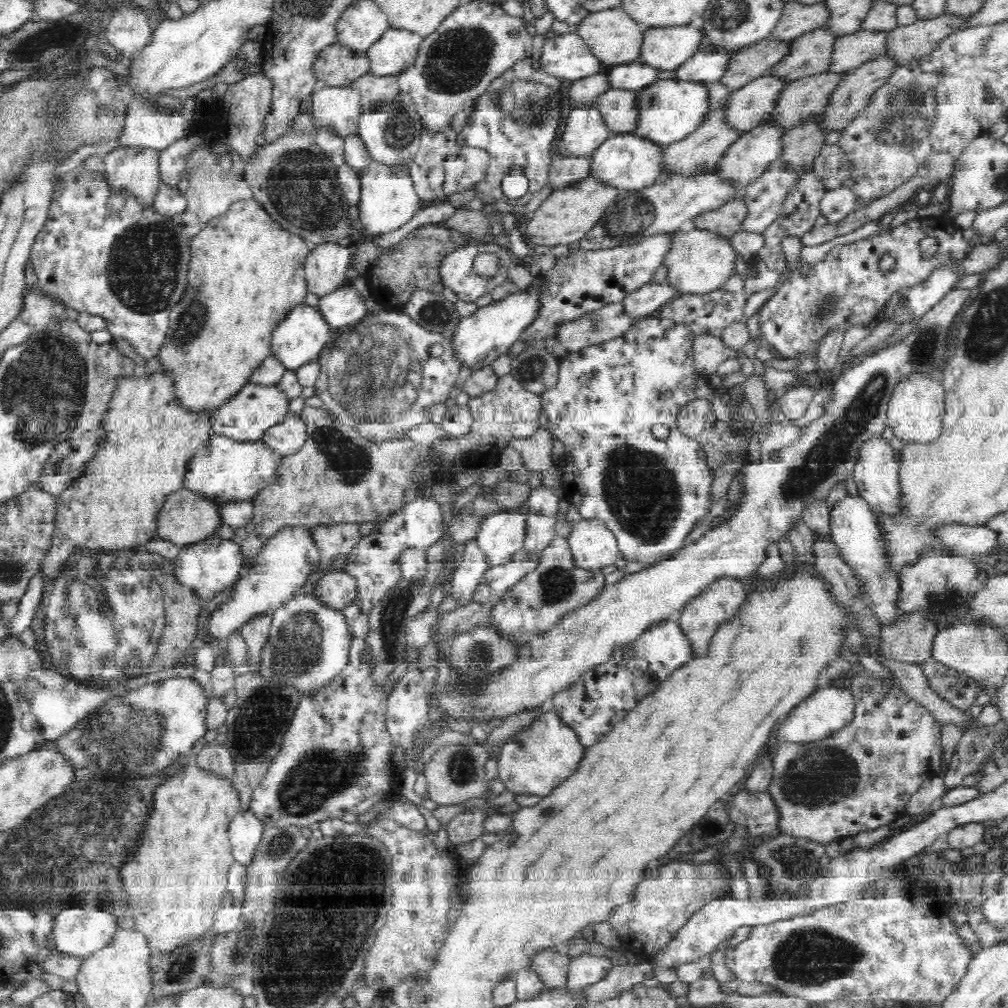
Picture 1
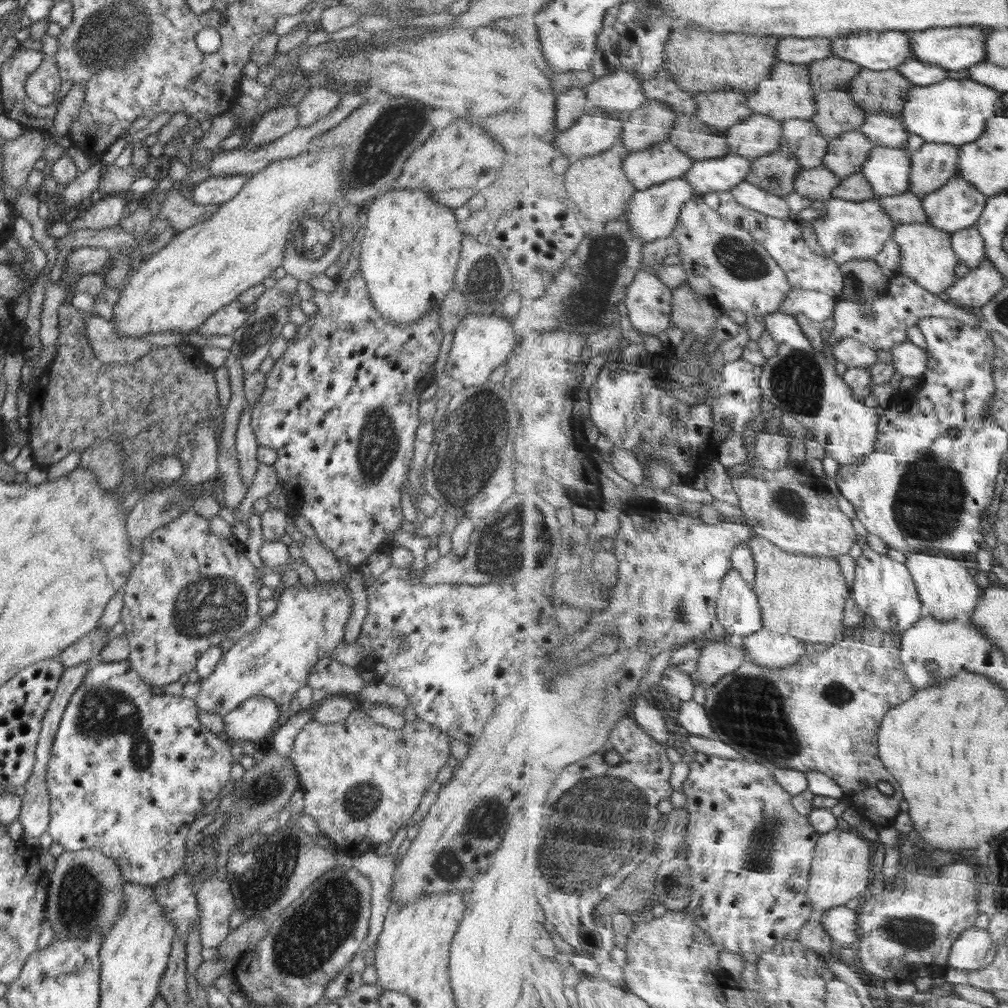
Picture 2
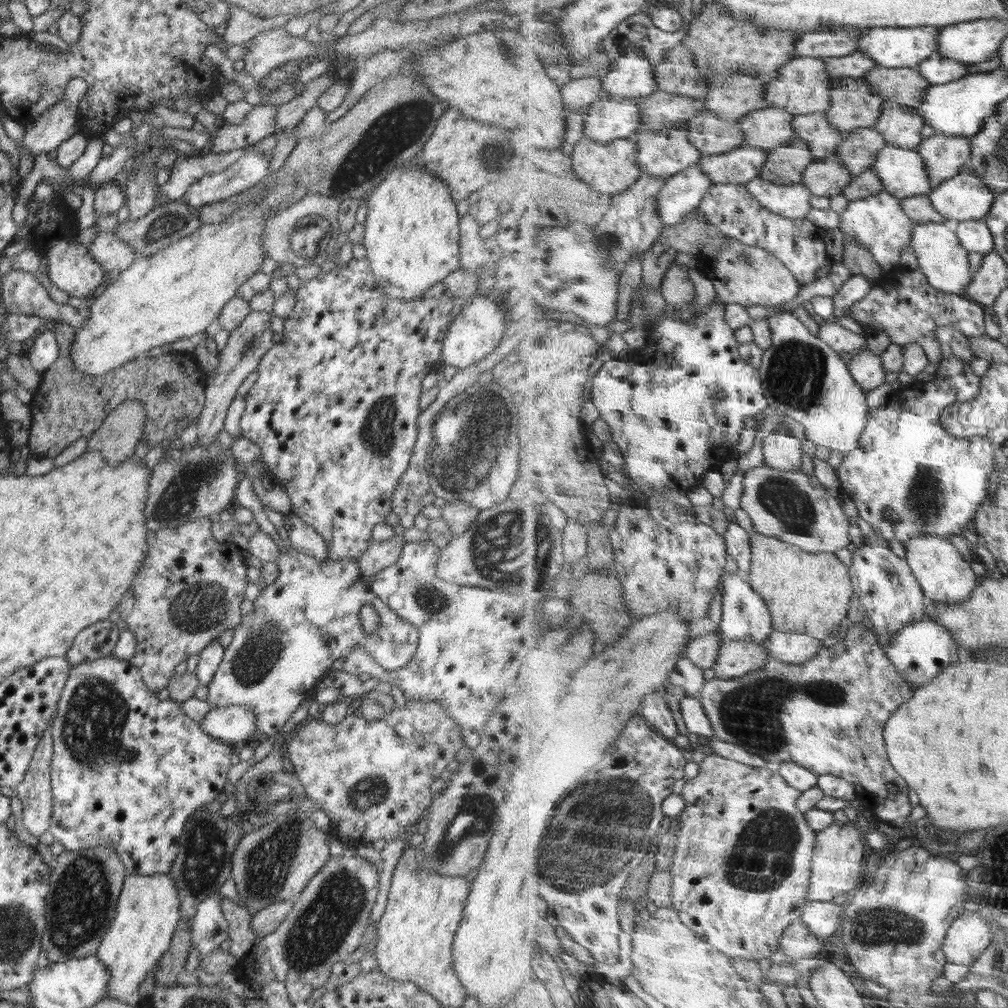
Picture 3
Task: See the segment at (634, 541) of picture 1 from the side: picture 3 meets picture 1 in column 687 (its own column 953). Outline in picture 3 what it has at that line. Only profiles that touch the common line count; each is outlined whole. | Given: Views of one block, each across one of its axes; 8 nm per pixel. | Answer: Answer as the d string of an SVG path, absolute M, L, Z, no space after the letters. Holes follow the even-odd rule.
M942 326L938 327L938 342L940 342L943 351L942 362L940 362L939 372L936 374L933 381L926 382L926 390L914 390L911 388L906 391L906 400L904 400L899 408L896 408L896 404L887 404L878 409L873 409L870 414L870 422L868 428L864 430L862 438L860 438L860 448L858 450L852 450L848 454L843 462L836 462L836 469L839 480L841 481L841 496L848 498L855 502L855 506L859 511L859 516L864 520L868 521L869 524L874 528L875 532L884 536L886 542L890 540L898 540L903 544L912 541L914 538L922 538L928 533L942 536L942 538L952 538L952 536L964 537L964 530L968 528L970 522L974 523L976 517L978 517L978 510L981 510L982 504L988 500L988 494L990 494L990 478L996 470L996 454L998 451L994 447L994 441L988 439L988 437L964 437L960 438L949 433L946 427L942 425L942 417L945 416L947 409L952 407L954 404L960 404L960 402L972 402L980 396L980 390L982 390L982 378L978 376L972 369L972 362L977 358L977 351L974 350L973 344L970 343L970 336L966 335L964 331L954 326ZM886 510L894 510L899 516L900 521L898 523L890 522L890 520L884 519L884 512Z

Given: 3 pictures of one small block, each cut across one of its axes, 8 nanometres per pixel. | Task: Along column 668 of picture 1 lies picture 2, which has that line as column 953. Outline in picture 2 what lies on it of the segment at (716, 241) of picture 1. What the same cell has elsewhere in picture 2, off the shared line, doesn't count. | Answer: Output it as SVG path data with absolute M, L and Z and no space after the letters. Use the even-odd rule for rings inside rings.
M928 222L903 224L897 227L897 232L892 239L899 245L902 252L902 268L899 270L901 275L910 276L919 285L939 295L944 295L960 279L956 276L956 270L961 260L954 250L953 233Z

